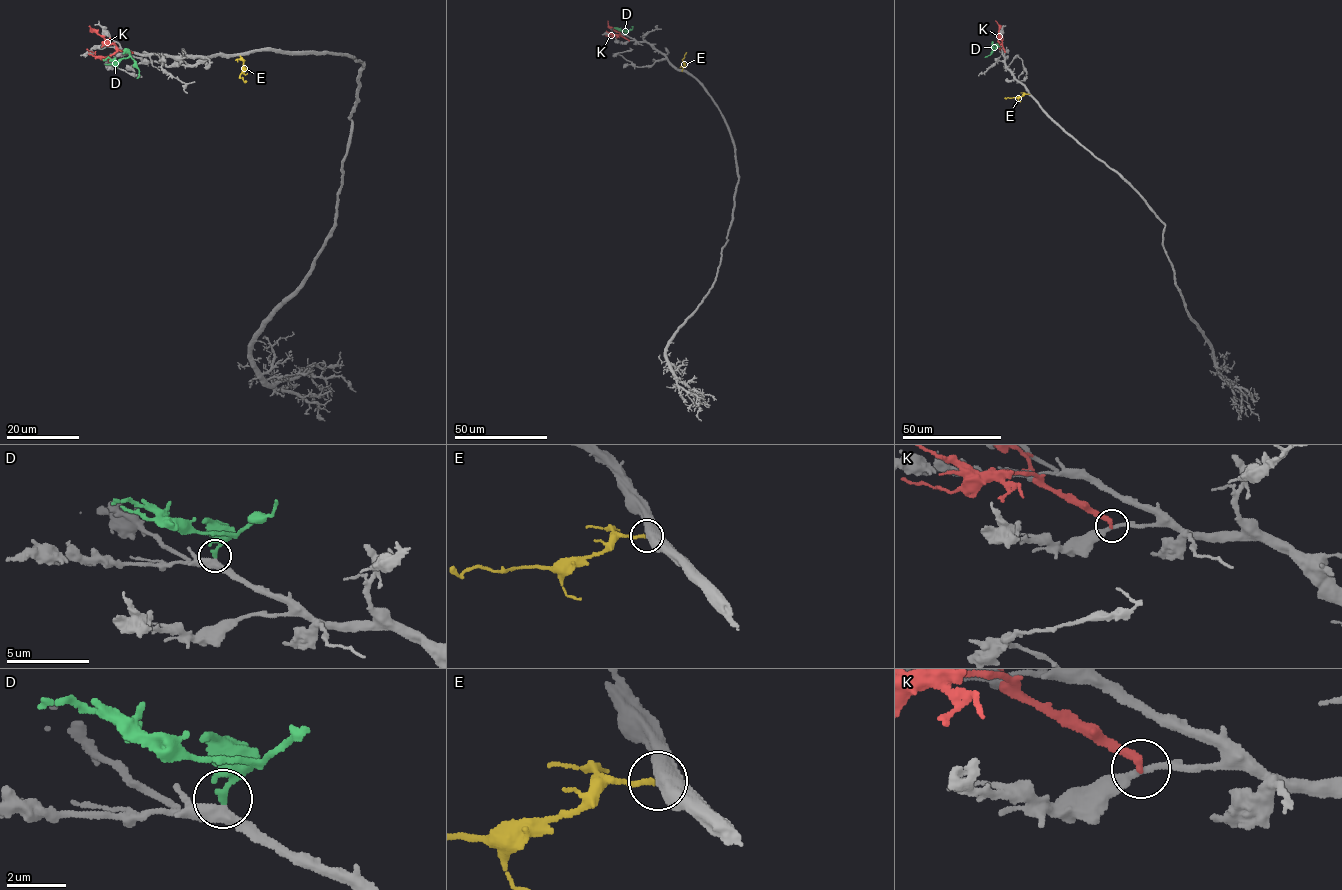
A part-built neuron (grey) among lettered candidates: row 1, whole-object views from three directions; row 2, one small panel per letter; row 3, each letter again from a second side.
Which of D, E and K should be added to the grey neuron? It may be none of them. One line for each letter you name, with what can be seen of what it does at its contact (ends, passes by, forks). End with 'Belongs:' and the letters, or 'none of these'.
D: it ends there
Belongs: D

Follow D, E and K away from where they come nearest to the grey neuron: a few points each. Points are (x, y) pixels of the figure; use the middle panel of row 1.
D: (625, 34), (627, 32), (614, 28)
E: (682, 70), (686, 52)
K: (629, 40), (609, 26), (608, 21)

